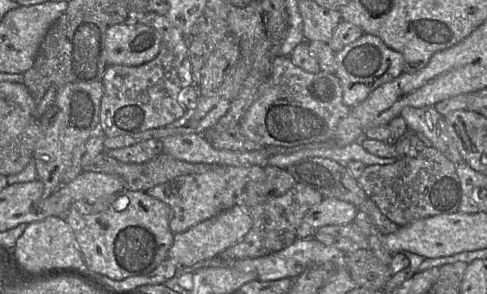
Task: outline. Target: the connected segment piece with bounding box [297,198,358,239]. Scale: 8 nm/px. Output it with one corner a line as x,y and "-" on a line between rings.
325,198
305,214
297,229
297,238
313,238
322,226
353,223
357,212
357,208
351,203
335,198

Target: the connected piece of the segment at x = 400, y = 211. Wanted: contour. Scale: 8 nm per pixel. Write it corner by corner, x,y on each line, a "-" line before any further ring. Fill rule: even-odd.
425,147
416,157
398,158
393,164
366,166
357,183
381,213
399,227
431,216
456,213
461,202
455,164
434,147

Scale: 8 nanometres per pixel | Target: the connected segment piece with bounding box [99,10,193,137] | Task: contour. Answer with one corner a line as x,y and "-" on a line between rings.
148,10
132,16
133,20
148,25
161,35
160,51
150,62
140,66
110,65
102,82
104,95
101,100
99,129
105,137
138,134
157,128
182,117
186,109
179,103
182,89
193,85
189,42
165,15

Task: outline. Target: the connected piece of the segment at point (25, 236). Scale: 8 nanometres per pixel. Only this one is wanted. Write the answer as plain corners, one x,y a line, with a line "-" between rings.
50,216
42,221
28,224
12,250
18,264
28,271
67,266
86,270
74,234
63,217

